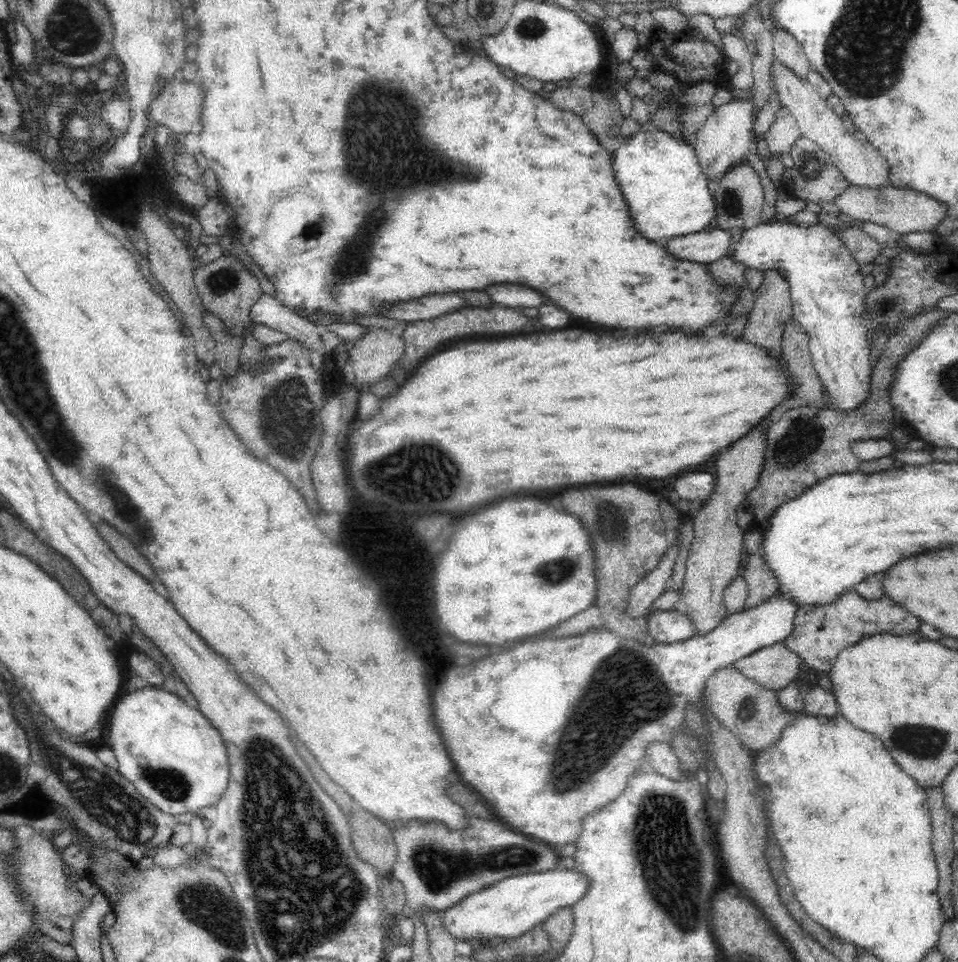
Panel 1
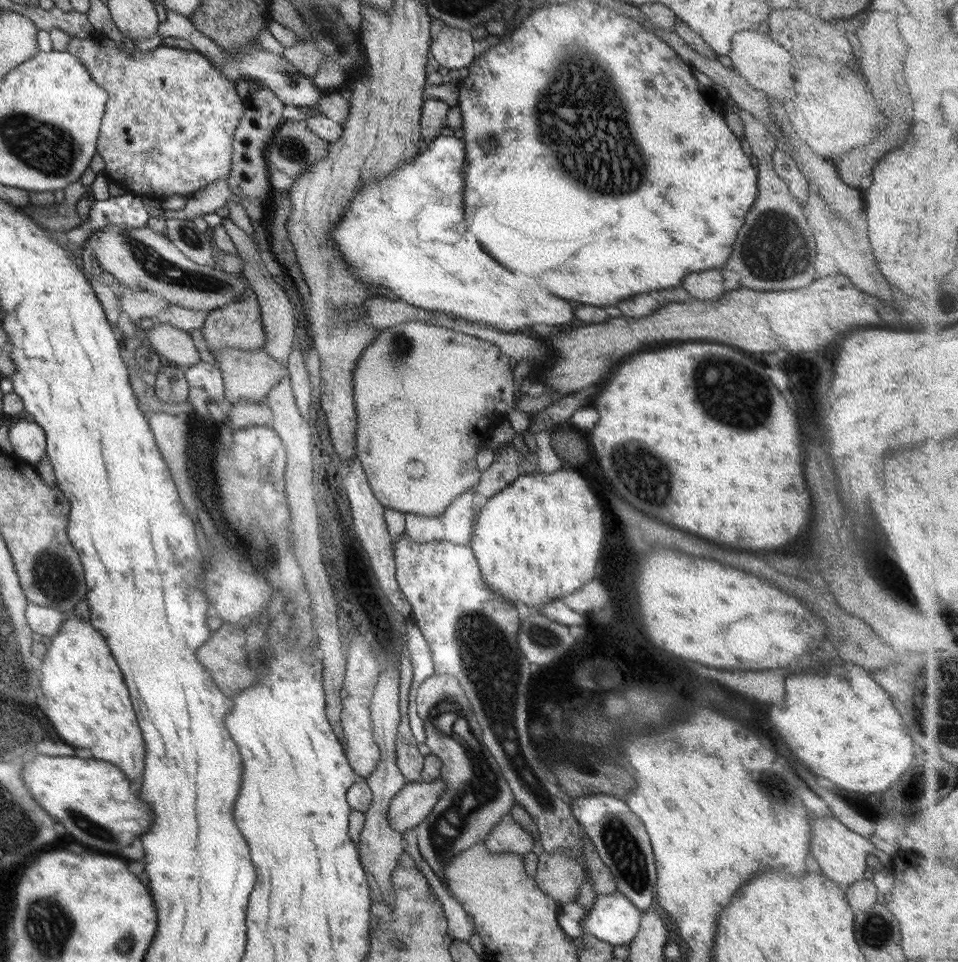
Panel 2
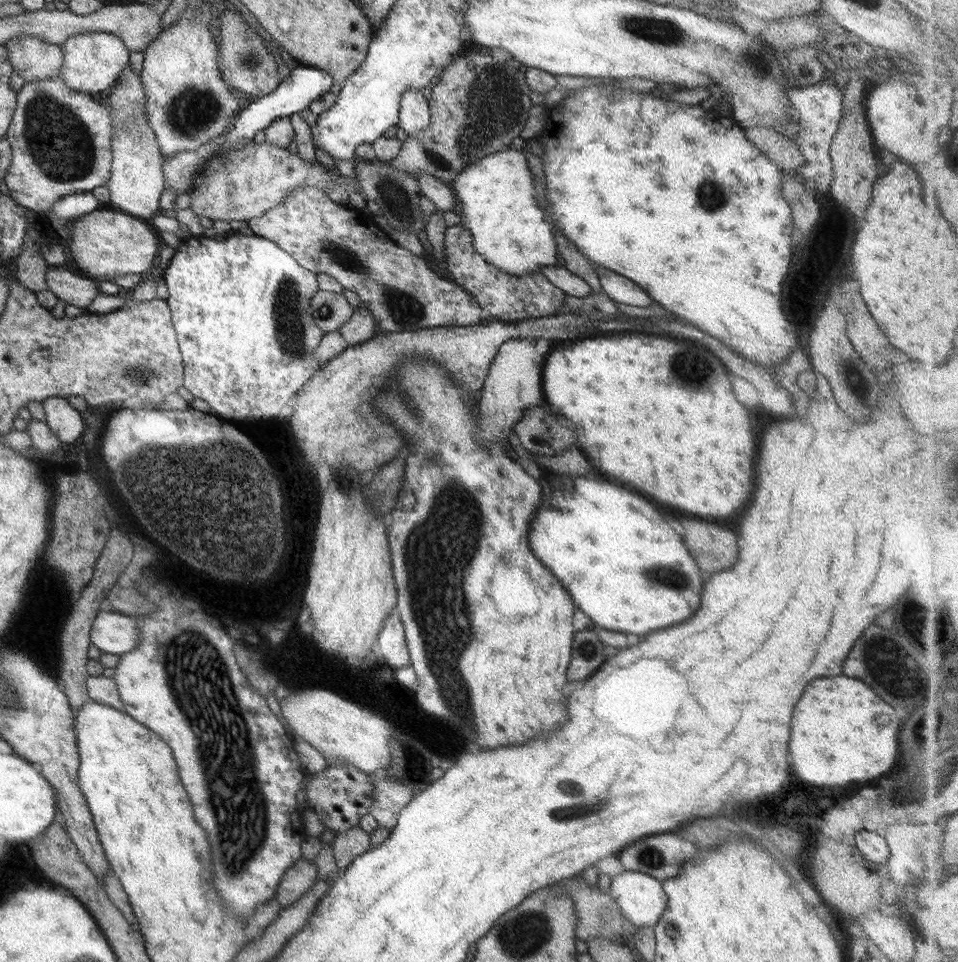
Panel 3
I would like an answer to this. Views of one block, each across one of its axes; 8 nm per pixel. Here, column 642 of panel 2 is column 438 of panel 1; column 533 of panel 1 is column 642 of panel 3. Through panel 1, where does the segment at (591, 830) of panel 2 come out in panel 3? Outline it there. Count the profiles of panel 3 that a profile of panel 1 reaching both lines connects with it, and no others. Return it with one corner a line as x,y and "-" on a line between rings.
674,833
641,838
616,854
623,870
642,872
663,881
673,878
686,860
695,855
695,846

